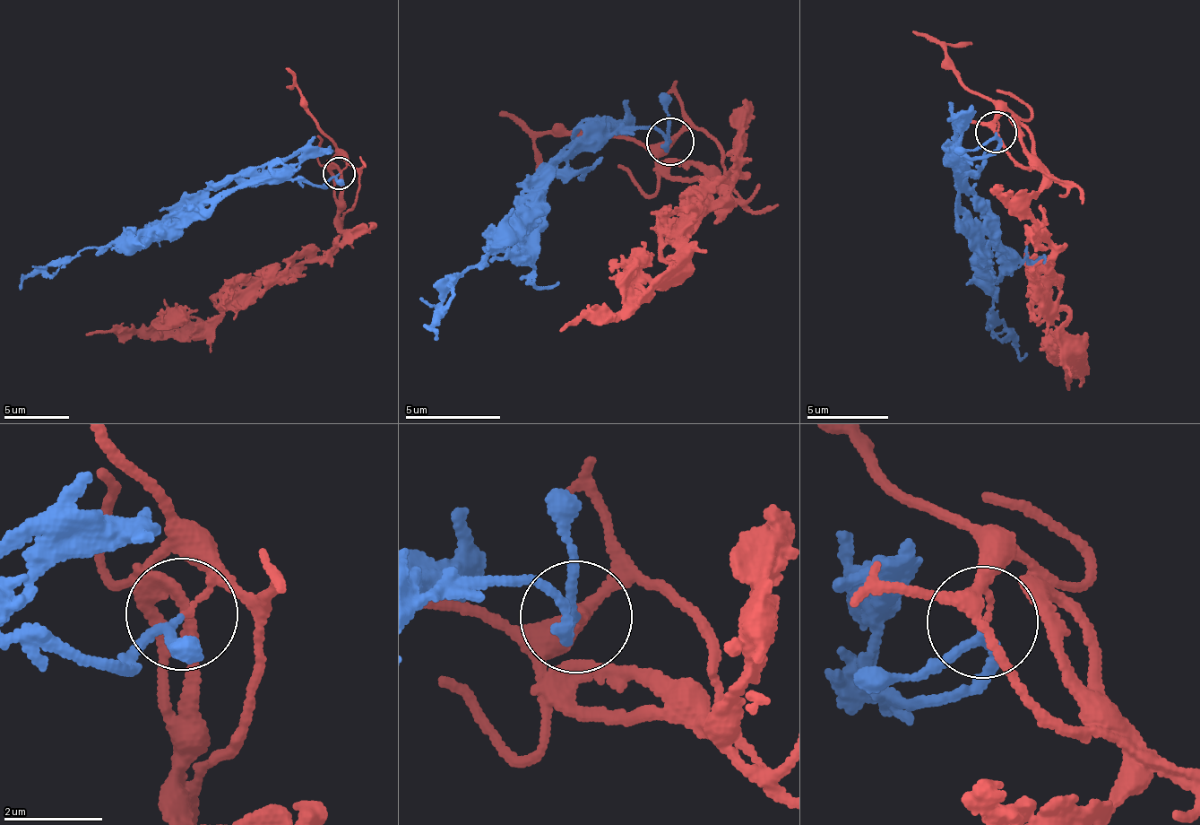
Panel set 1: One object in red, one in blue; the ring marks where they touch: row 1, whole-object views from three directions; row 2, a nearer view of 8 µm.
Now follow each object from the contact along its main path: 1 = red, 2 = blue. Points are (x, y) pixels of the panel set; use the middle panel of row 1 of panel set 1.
1: (669, 140), (705, 130), (727, 179), (736, 178), (720, 180), (663, 273), (619, 314), (579, 313), (561, 333)
2: (669, 140), (665, 146), (660, 132), (585, 128), (543, 169), (504, 231), (458, 278), (439, 315), (436, 329)

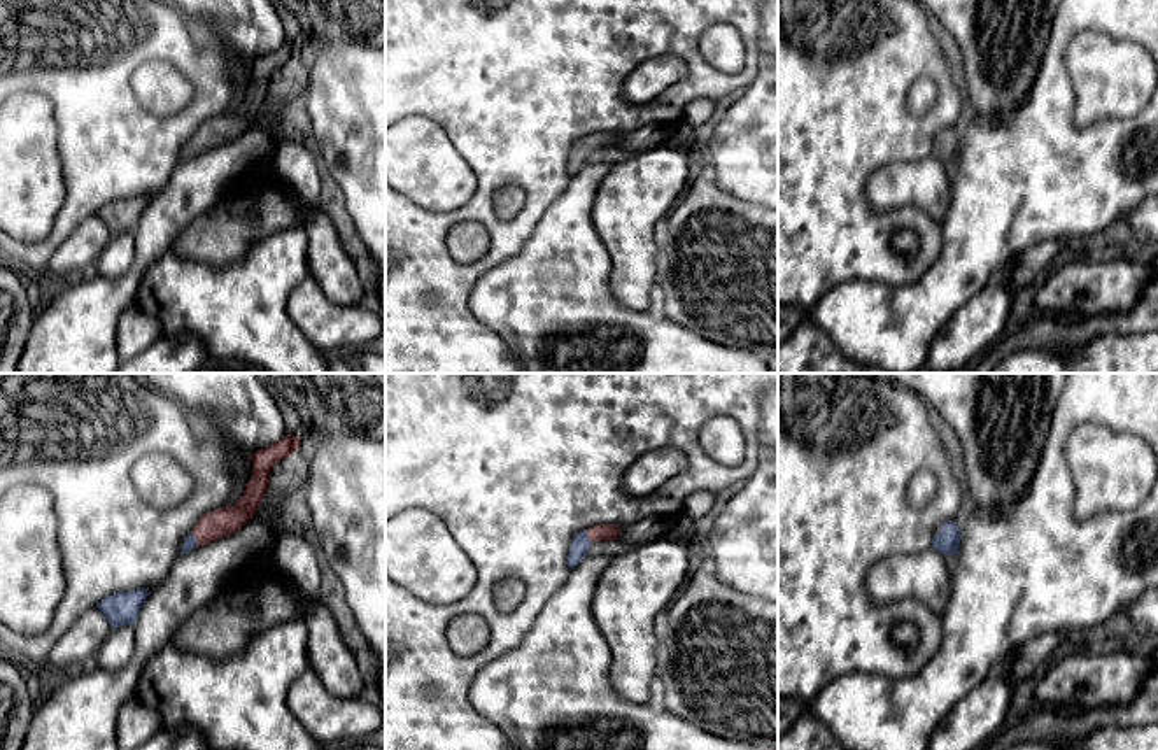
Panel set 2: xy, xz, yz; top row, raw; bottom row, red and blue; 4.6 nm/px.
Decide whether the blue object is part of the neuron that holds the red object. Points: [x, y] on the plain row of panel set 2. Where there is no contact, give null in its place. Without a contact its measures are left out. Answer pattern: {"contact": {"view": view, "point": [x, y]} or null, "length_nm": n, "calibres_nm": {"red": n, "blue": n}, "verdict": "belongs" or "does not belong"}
{"contact": {"view": "xz", "point": [587, 142]}, "length_nm": 80, "calibres_nm": {"red": 80, "blue": 90}, "verdict": "belongs"}

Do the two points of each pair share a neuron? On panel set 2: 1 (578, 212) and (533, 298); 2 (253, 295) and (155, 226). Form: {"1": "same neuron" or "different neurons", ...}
{"1": "same neuron", "2": "different neurons"}

